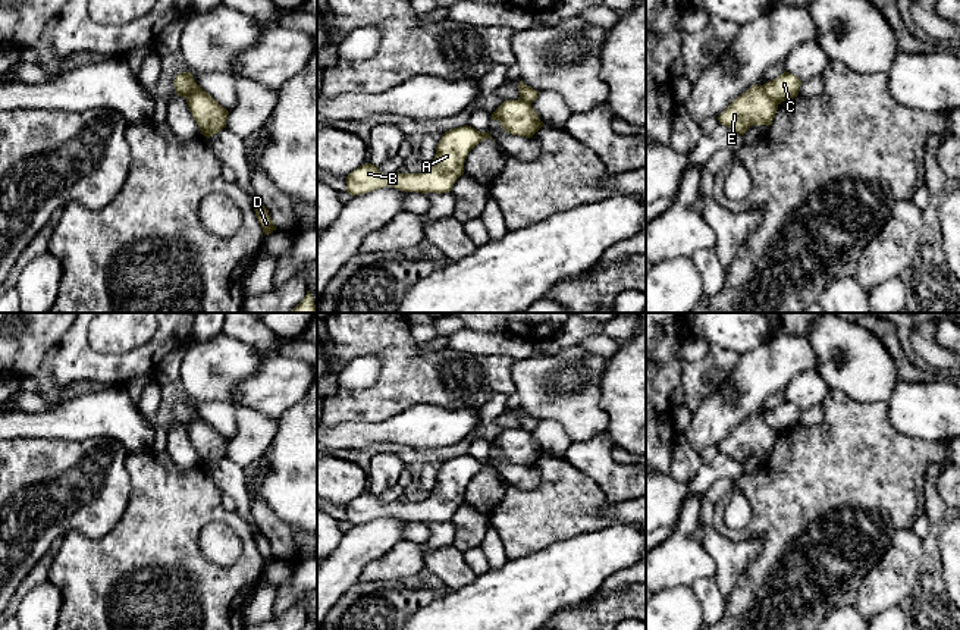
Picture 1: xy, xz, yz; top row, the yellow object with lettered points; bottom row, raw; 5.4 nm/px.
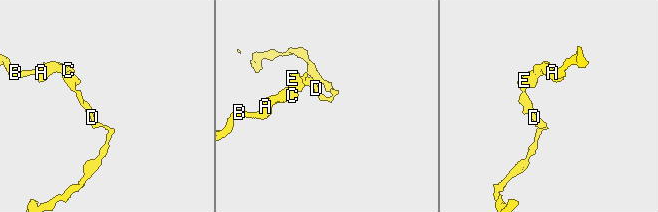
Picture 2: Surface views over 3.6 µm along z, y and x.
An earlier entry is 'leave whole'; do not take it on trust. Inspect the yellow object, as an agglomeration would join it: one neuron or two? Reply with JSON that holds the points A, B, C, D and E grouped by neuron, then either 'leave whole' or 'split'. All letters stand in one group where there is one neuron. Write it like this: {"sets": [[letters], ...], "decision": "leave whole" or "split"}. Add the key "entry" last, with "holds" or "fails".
{"sets": [["A", "B", "C"], ["D", "E"]], "decision": "split", "entry": "fails"}

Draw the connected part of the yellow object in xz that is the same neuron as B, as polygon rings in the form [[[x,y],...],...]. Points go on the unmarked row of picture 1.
[[[471,455],[446,460],[436,476],[436,485],[423,502],[382,502],[377,495],[366,492],[346,505],[346,521],[366,523],[383,515],[393,515],[405,521],[449,521],[457,508],[464,504],[464,490],[468,482],[483,468],[490,467],[489,460],[480,461]]]

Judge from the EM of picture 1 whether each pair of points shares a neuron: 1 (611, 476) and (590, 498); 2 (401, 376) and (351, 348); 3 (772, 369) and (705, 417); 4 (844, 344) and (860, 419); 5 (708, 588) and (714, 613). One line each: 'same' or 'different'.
1: different
2: same
3: same
4: different
5: same

